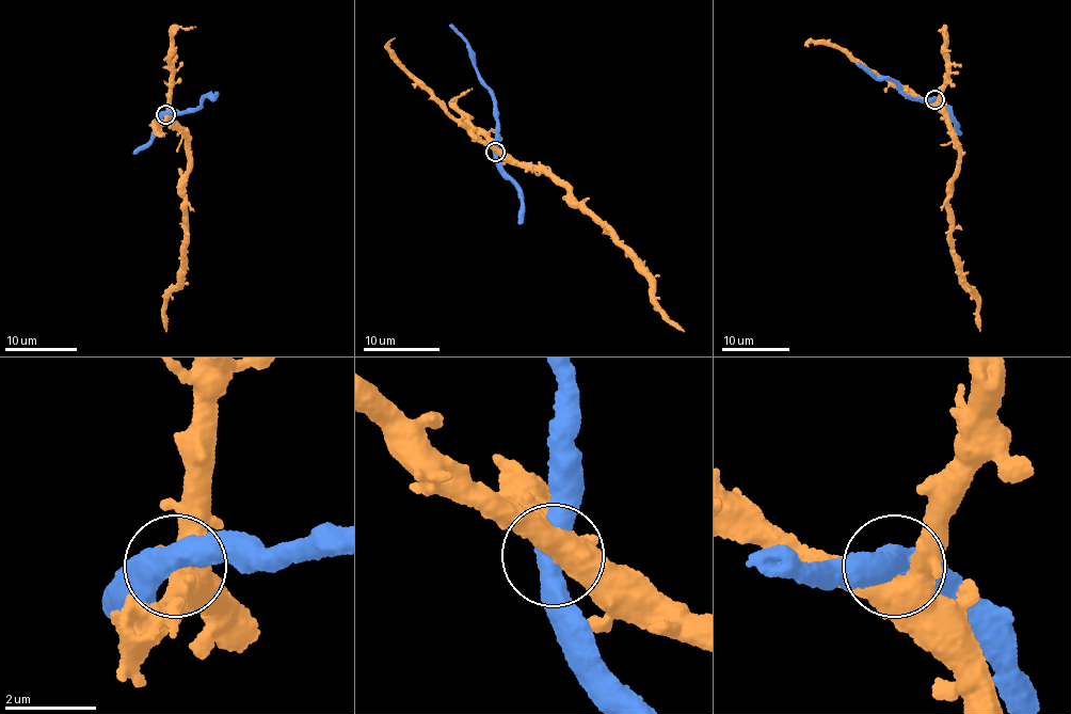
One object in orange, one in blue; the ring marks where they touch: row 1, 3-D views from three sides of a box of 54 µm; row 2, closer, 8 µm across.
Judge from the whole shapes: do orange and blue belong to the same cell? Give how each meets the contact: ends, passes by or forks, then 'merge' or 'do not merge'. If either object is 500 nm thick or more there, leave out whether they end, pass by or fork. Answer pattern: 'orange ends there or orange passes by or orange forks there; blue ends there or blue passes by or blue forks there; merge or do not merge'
merge

